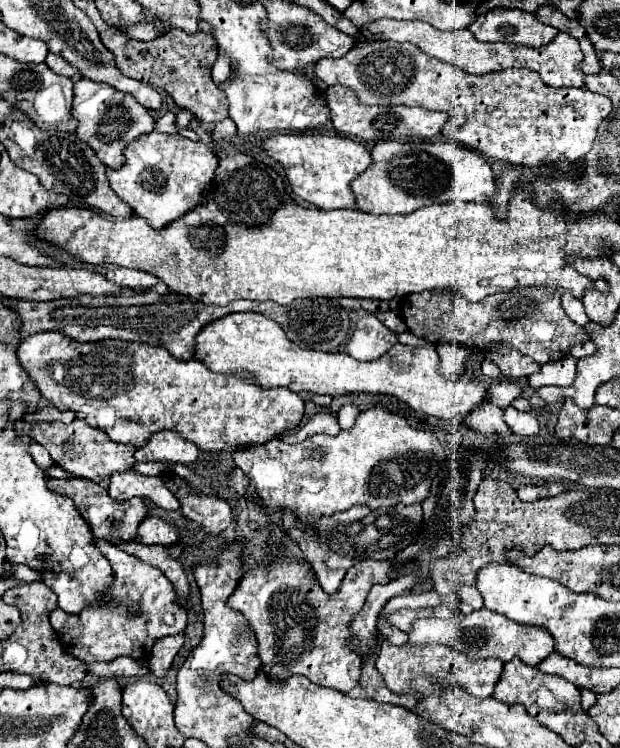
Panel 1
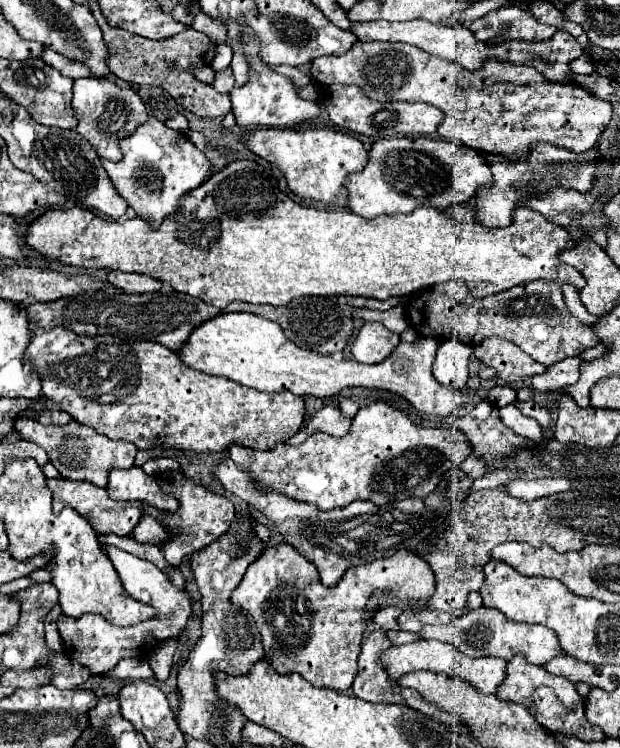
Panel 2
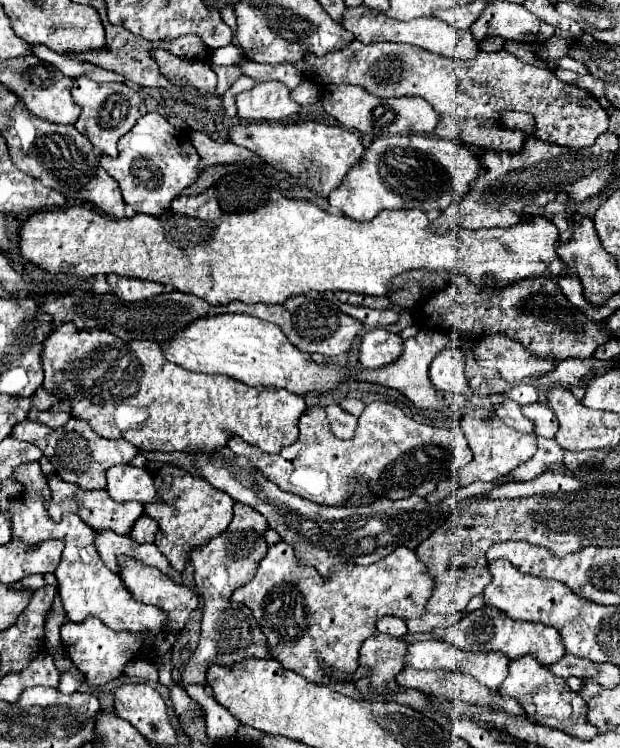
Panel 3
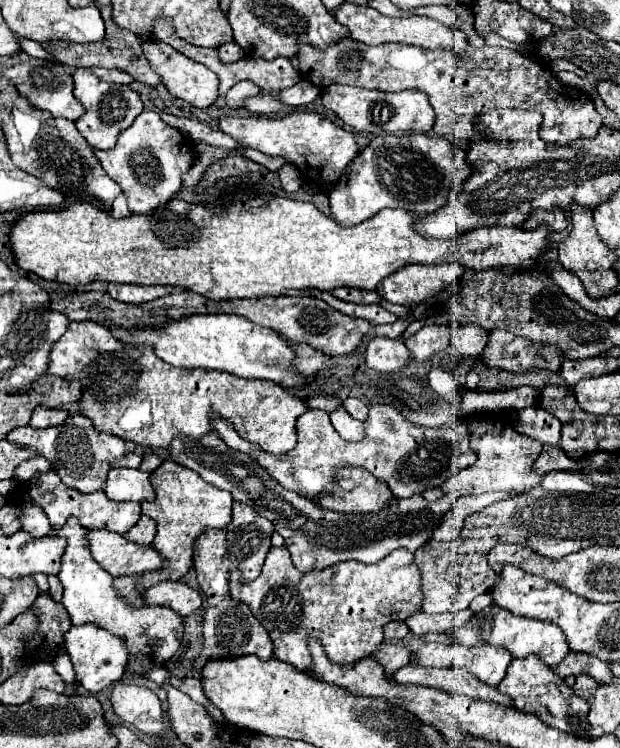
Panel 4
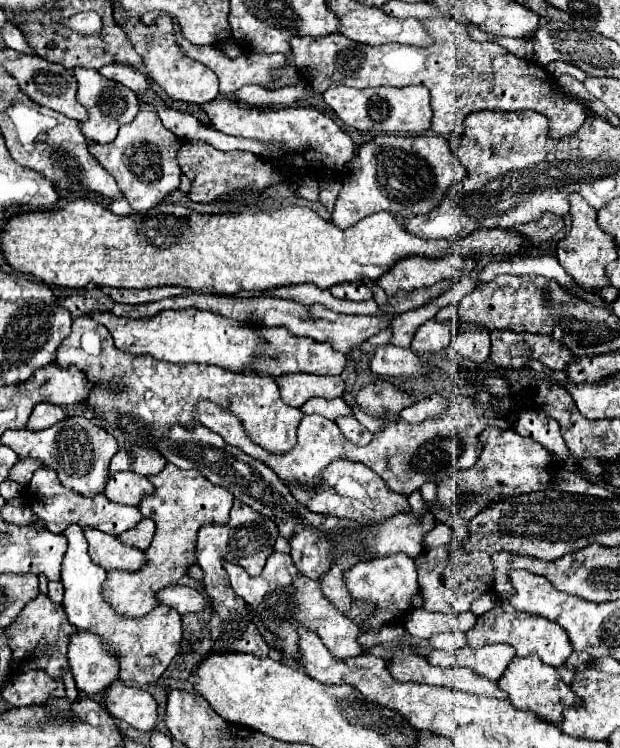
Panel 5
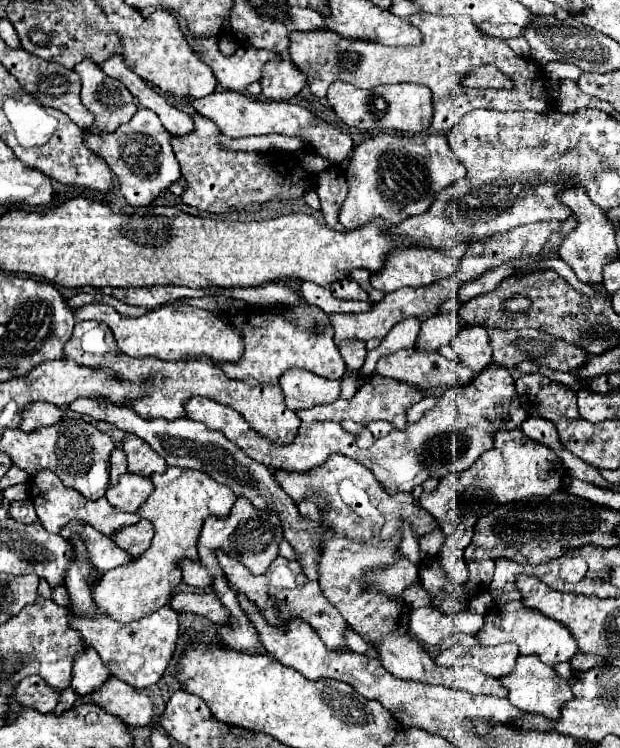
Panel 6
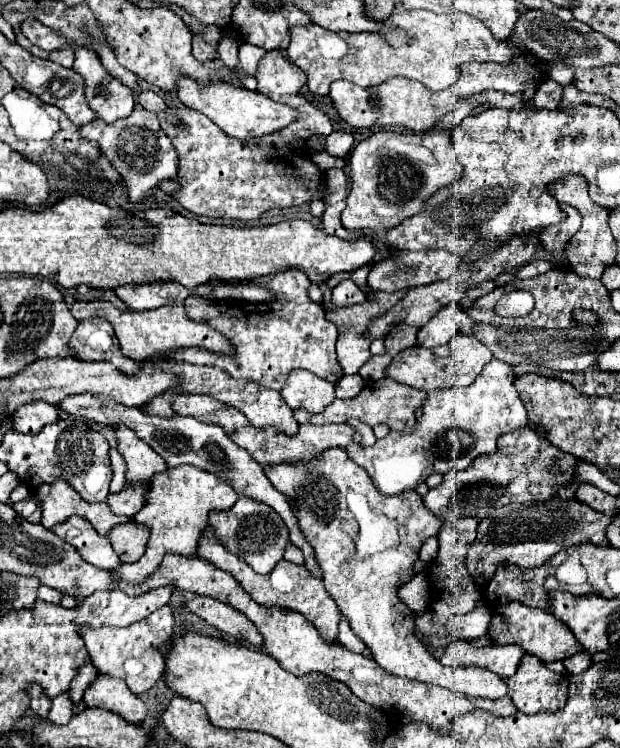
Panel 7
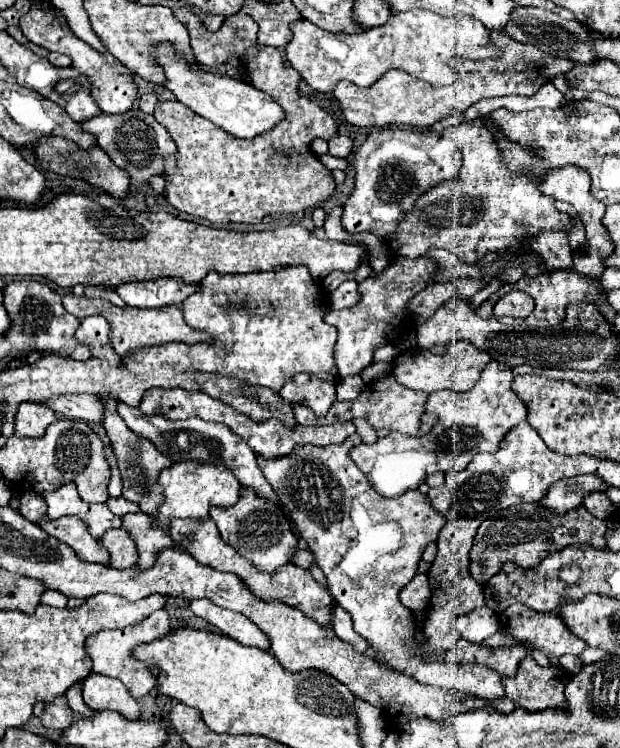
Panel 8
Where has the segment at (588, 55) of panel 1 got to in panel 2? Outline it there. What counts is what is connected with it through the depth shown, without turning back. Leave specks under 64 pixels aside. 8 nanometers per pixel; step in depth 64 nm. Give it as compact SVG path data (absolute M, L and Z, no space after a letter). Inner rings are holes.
M586 56L576 58L572 62L572 72L576 72L576 74L592 74L594 70L592 70L592 64L588 64L588 62L590 62L590 58L586 58Z

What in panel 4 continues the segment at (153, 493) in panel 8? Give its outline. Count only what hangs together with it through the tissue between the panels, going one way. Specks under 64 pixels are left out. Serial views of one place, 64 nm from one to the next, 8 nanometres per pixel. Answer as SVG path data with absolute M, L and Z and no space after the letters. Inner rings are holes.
M144 454L144 456L142 456L140 470L142 470L142 472L154 472L162 462L164 462L164 460L162 460L160 456L156 456L156 454Z

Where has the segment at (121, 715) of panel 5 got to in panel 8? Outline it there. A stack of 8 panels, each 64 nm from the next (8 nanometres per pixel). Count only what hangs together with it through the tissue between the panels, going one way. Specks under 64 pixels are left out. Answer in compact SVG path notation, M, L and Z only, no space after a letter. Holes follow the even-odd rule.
M92 672L82 682L82 696L84 696L84 702L94 712L112 710L122 714L128 720L140 718L140 704L116 678L108 678L108 676L100 676Z

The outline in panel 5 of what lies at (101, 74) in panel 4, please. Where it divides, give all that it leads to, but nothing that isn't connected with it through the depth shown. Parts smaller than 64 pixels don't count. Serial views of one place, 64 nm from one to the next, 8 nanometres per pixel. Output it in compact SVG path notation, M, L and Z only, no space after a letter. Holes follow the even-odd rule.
M110 64L110 66L104 66L104 68L100 68L100 74L106 76L106 78L110 78L110 80L116 80L116 82L128 86L136 96L144 96L148 92L148 88L150 88L148 80L140 72L132 70L126 64Z

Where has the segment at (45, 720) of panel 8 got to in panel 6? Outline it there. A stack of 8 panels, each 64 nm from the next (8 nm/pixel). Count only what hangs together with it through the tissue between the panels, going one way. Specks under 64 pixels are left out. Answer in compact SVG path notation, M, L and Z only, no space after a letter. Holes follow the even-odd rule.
M72 688L62 690L62 696L58 698L58 704L56 704L56 708L54 708L54 714L62 716L64 710L68 710L68 708L74 706L74 702L76 702L76 694L74 694L74 690L72 690Z

